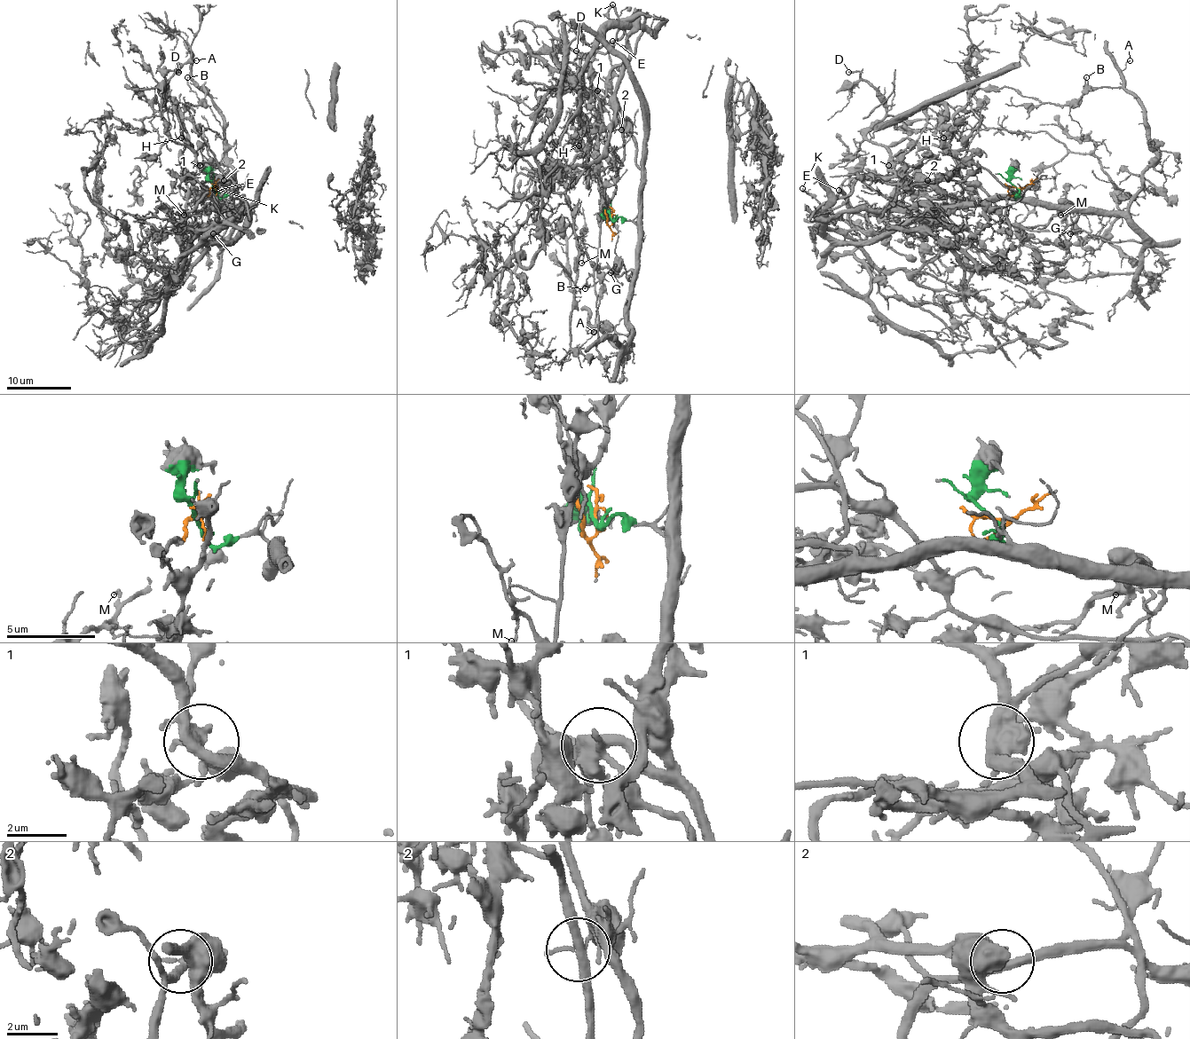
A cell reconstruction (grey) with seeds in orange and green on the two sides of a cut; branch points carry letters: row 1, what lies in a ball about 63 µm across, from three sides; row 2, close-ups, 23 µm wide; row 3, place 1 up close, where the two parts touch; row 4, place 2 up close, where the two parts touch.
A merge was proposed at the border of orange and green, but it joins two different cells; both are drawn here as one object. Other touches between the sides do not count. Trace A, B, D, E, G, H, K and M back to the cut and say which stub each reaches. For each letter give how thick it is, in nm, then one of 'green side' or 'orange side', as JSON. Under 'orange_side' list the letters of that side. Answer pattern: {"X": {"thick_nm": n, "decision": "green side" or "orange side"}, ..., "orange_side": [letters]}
{"A": {"thick_nm": 120, "decision": "green side"}, "B": {"thick_nm": 140, "decision": "green side"}, "D": {"thick_nm": 240, "decision": "green side"}, "E": {"thick_nm": 320, "decision": "orange side"}, "G": {"thick_nm": 130, "decision": "green side"}, "H": {"thick_nm": 180, "decision": "orange side"}, "K": {"thick_nm": 300, "decision": "orange side"}, "M": {"thick_nm": 140, "decision": "green side"}, "orange_side": ["E", "H", "K"]}

